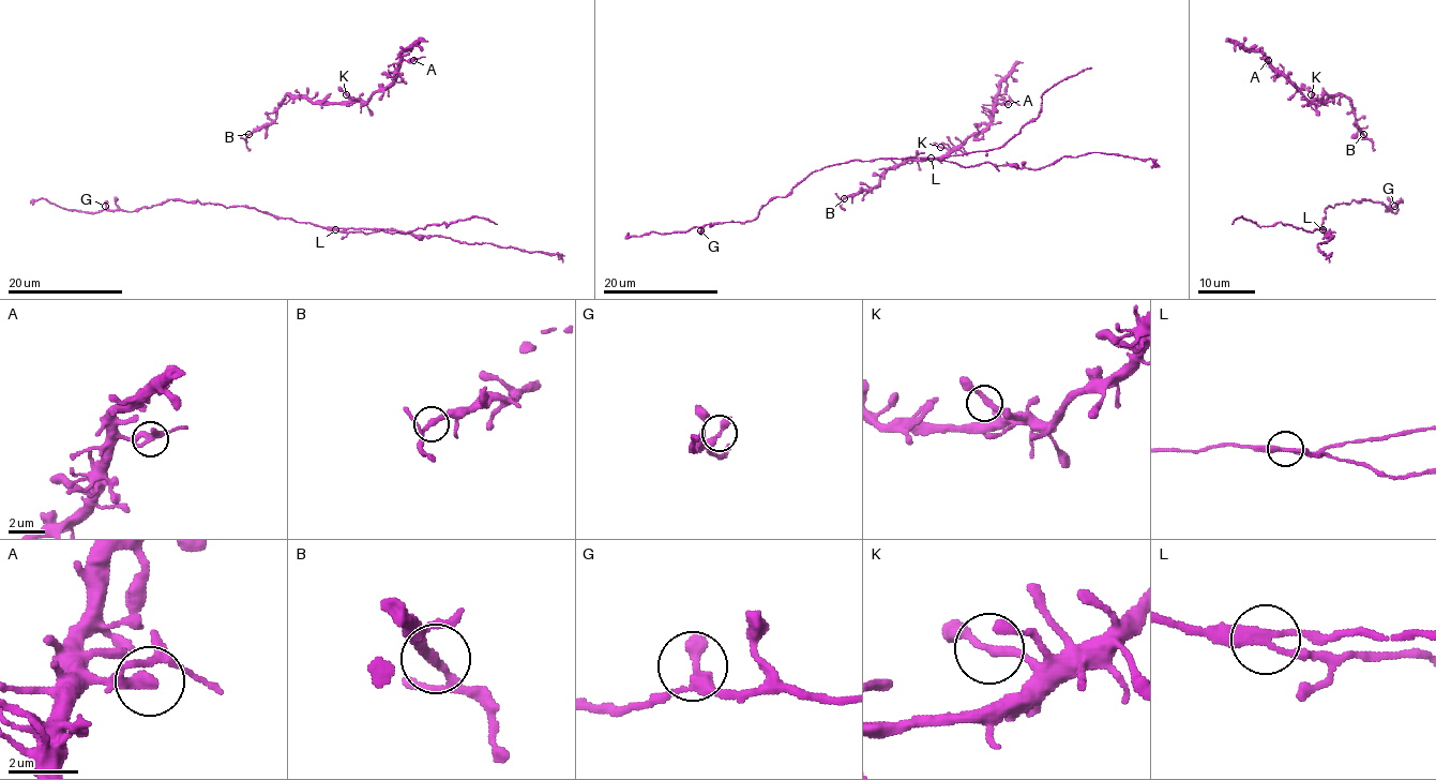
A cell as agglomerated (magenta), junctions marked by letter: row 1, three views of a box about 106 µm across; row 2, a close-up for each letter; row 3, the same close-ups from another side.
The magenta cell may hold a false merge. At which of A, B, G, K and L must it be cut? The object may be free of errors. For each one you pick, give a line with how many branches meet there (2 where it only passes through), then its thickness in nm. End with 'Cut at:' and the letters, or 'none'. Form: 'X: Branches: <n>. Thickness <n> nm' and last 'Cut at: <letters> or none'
L: Branches: 2. Thickness 300 nm
Cut at: L

